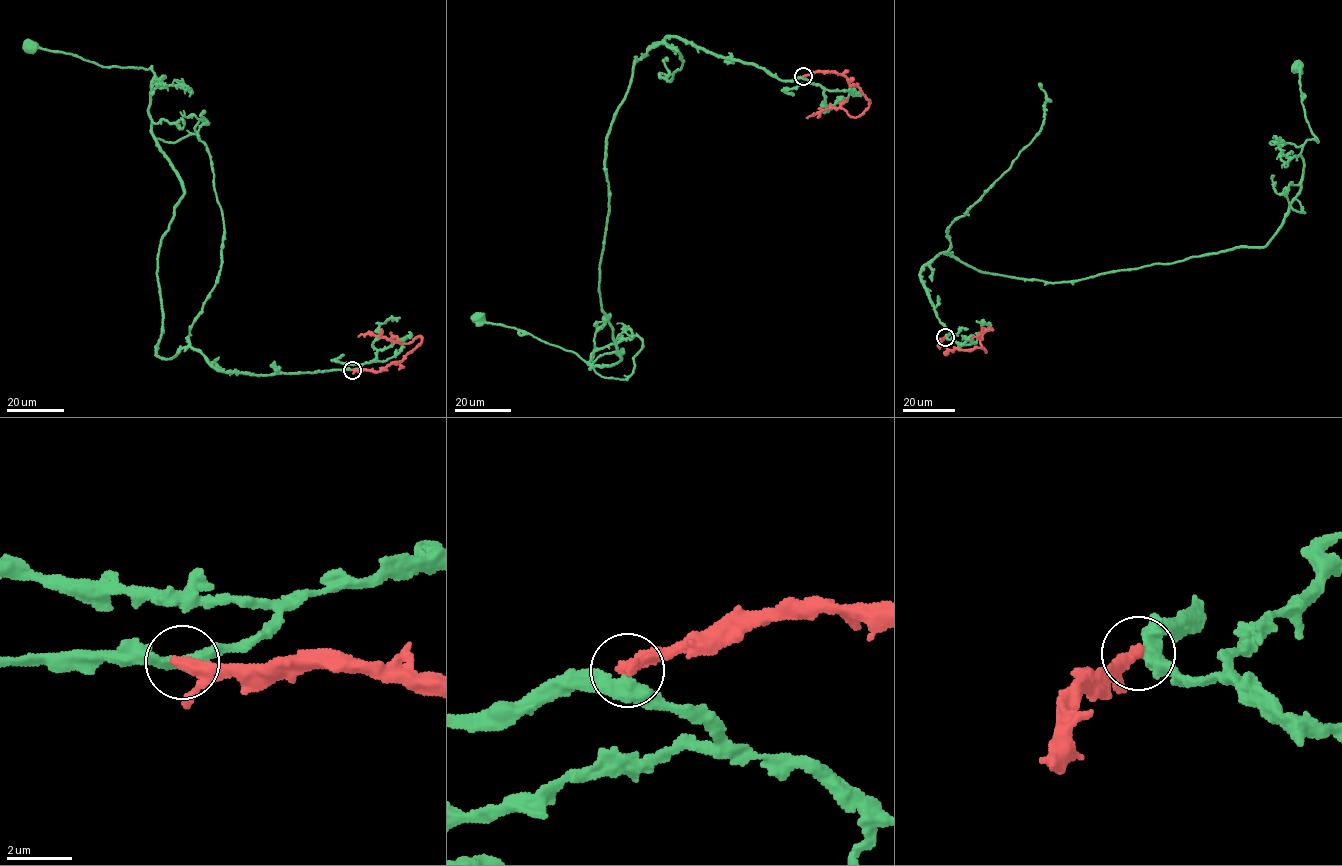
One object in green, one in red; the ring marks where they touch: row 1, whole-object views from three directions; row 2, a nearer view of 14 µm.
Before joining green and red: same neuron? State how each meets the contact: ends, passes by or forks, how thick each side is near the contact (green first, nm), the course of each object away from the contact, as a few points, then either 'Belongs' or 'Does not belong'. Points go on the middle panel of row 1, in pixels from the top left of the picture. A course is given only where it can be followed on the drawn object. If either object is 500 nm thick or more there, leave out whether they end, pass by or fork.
At the ring green passes by. At the ring red passes by. Thickness 400 nm (green) against 280 nm. Course of green: (803, 76), (669, 36), (634, 63), (600, 262), (621, 360), (590, 368), (598, 348), (585, 362), (479, 317). Course of red: (803, 76), (815, 72), (842, 74), (869, 99), (869, 106), (858, 116), (833, 107), (806, 118). Does not belong

